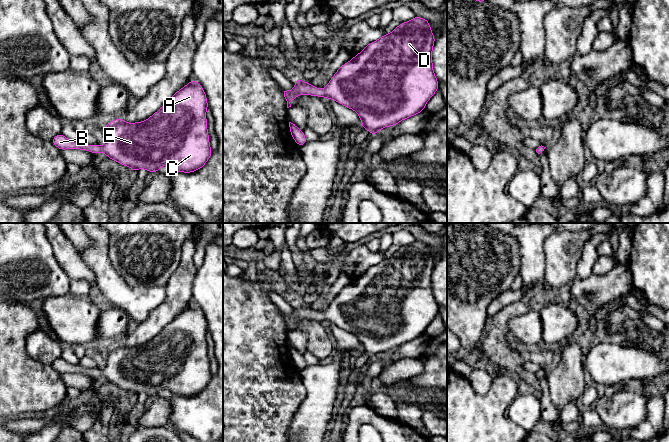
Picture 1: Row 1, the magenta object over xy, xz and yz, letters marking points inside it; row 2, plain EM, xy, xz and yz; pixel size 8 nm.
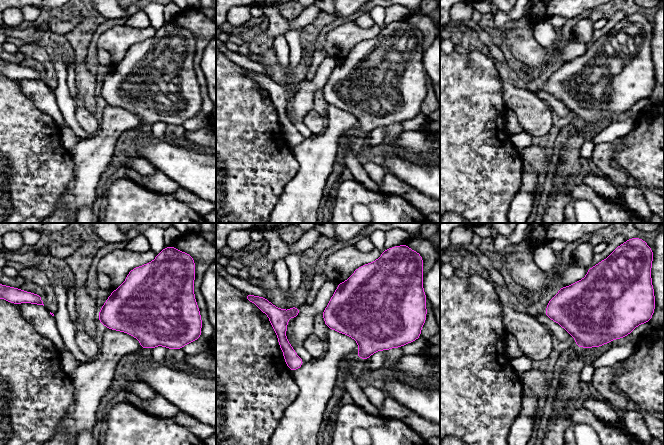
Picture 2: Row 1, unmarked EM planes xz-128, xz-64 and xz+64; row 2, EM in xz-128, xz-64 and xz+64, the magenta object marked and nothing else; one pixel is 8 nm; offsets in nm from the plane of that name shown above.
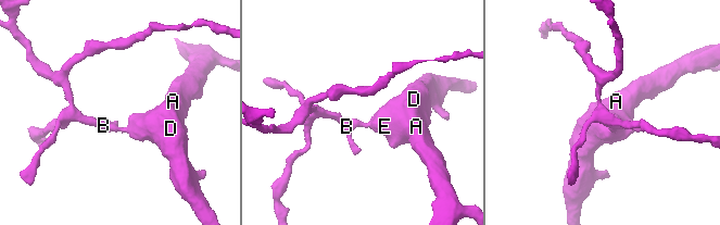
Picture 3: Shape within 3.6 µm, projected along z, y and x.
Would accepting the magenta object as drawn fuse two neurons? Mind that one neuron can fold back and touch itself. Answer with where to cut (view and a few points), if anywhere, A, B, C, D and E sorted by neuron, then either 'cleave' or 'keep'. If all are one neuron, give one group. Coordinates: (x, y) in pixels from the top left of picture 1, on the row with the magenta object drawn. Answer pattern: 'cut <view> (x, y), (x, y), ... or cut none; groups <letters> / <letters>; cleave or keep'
cut none; groups A B C D E; keep

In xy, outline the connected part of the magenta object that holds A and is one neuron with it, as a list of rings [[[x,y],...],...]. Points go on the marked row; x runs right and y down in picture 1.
[[[192,79],[187,85],[178,90],[157,112],[155,112],[148,119],[141,122],[128,123],[121,118],[118,118],[116,120],[112,120],[108,124],[105,124],[107,139],[106,143],[102,146],[87,145],[79,140],[73,141],[66,138],[61,133],[57,134],[51,142],[60,150],[80,149],[90,151],[94,155],[98,152],[104,153],[108,158],[118,162],[121,165],[131,168],[133,172],[138,169],[145,169],[148,172],[157,173],[161,166],[168,166],[177,172],[191,173],[201,169],[213,153],[210,148],[207,129],[207,109],[208,102],[204,89],[196,80]]]

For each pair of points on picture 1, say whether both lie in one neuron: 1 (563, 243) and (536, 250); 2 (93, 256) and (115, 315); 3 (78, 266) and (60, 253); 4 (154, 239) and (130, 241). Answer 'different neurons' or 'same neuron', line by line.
1: different neurons
2: different neurons
3: same neuron
4: same neuron

